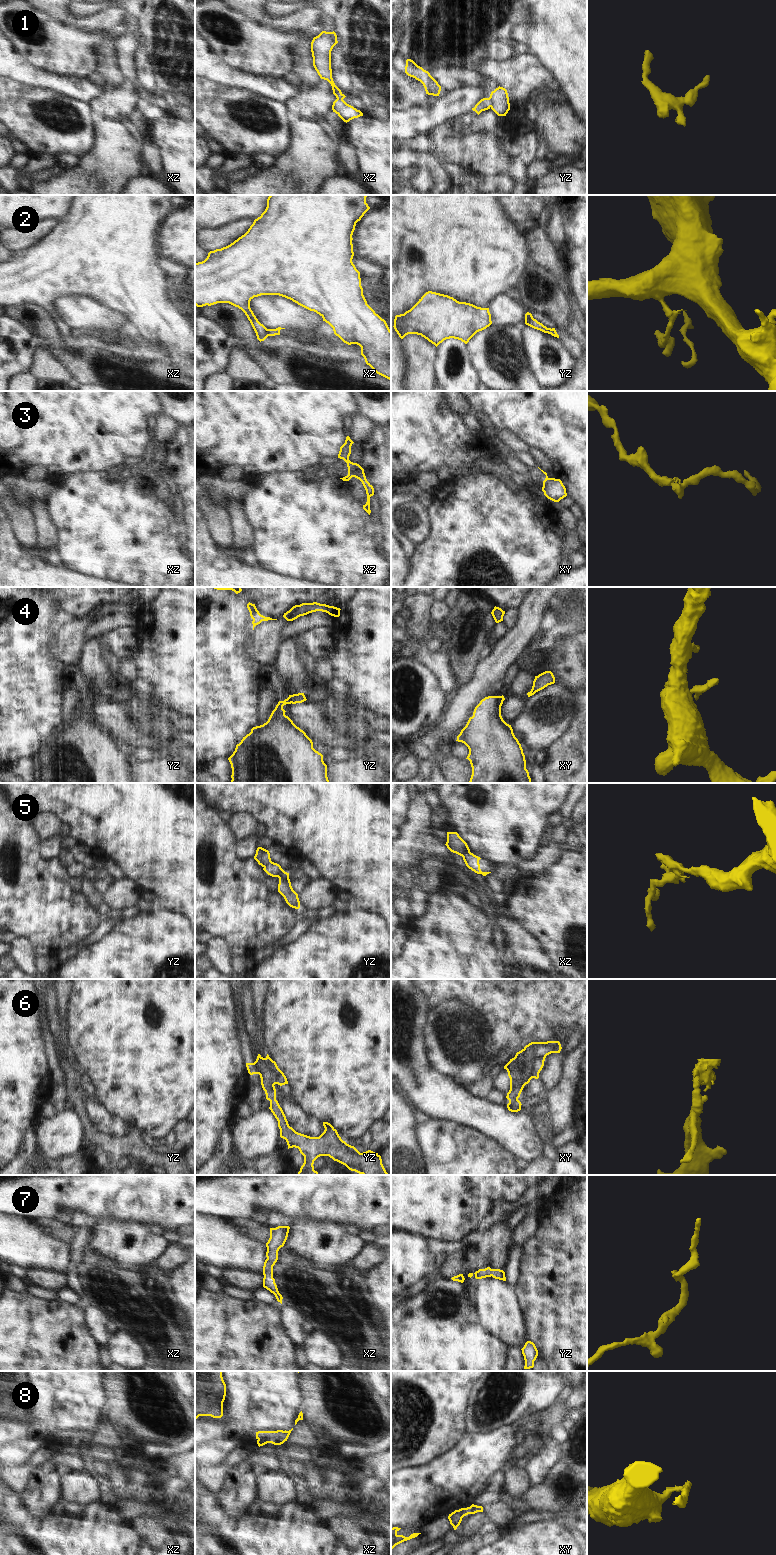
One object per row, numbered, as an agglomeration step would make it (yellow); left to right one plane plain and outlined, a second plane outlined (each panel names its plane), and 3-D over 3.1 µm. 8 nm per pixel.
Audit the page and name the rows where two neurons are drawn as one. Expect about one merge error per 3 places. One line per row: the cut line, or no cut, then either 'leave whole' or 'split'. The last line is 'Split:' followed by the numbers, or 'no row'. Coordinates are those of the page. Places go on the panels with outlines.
1: cut yz (489, 97), (491, 106); split
2: cut xz (266, 329), (268, 335); split
3: cut xz (350, 461), (347, 464); split
4: cut none; leave whole
5: cut xz (469, 851), (462, 856); split
6: cut none; leave whole
7: cut none; leave whole
8: cut xz (258, 1438), (264, 1438), (269, 1442); split
Split: 1, 2, 3, 5, 8

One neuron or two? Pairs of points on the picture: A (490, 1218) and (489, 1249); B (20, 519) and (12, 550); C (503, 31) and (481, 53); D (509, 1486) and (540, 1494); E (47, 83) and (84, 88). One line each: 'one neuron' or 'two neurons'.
A: two neurons
B: two neurons
C: one neuron
D: two neurons
E: one neuron

